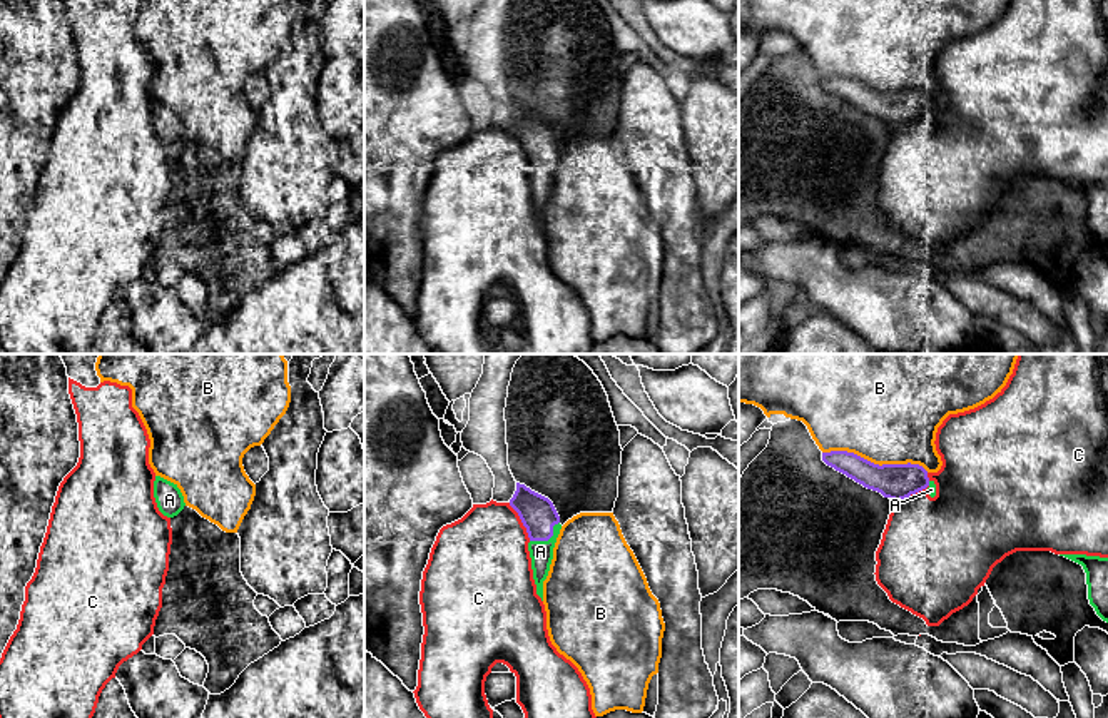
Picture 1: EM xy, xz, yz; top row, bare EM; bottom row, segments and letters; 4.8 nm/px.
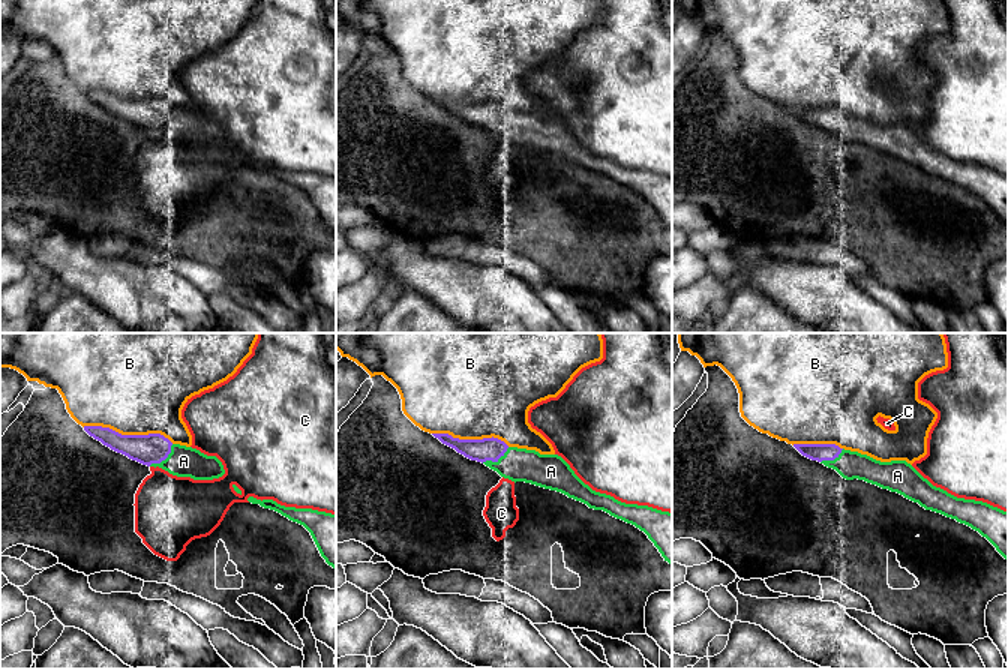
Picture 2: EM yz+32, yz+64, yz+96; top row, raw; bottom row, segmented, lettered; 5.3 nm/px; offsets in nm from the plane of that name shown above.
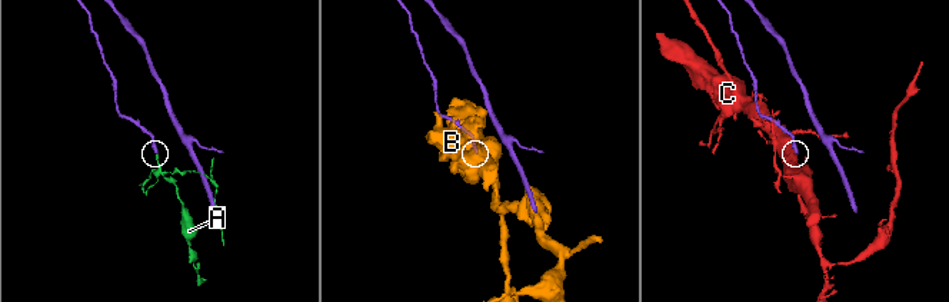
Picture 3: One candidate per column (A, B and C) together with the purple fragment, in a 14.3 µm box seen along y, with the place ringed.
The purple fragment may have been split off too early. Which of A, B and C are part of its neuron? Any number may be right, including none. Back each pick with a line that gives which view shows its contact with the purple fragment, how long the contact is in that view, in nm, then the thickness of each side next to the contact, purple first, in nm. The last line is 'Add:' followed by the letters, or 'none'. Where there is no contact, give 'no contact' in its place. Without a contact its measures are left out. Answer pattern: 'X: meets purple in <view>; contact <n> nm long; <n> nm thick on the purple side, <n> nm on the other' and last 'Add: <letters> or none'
A: meets purple in xz; contact 170 nm long; 170 nm thick on the purple side, 110 nm on the other
Add: A

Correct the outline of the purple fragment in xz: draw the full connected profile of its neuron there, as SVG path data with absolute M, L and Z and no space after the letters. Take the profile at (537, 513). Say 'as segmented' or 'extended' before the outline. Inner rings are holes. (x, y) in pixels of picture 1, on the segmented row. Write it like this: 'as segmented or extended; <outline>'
extended; M516 483L516 491L510 499L510 506L518 513L526 528L536 594L543 601L543 581L548 576L553 548L562 529L560 516L548 498L520 483Z

